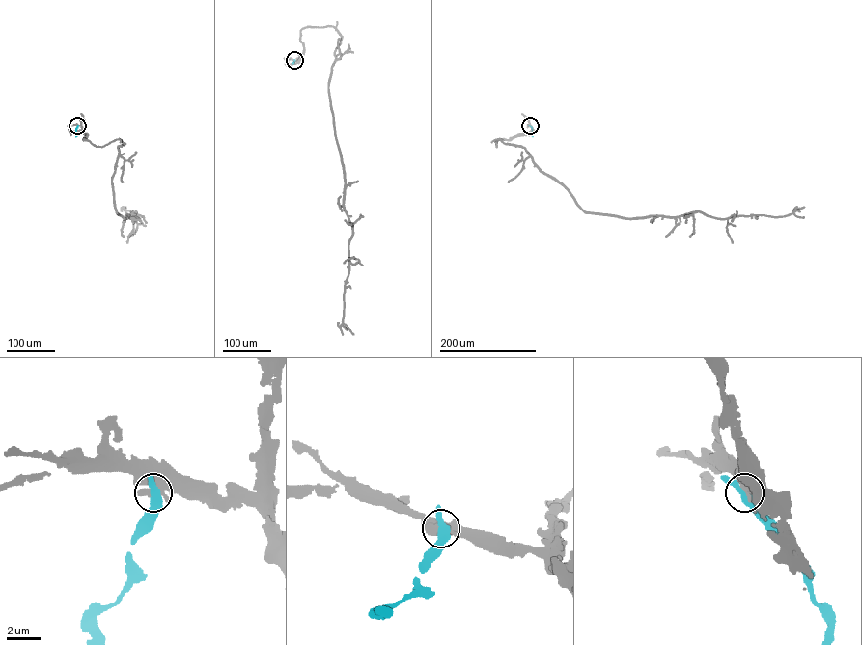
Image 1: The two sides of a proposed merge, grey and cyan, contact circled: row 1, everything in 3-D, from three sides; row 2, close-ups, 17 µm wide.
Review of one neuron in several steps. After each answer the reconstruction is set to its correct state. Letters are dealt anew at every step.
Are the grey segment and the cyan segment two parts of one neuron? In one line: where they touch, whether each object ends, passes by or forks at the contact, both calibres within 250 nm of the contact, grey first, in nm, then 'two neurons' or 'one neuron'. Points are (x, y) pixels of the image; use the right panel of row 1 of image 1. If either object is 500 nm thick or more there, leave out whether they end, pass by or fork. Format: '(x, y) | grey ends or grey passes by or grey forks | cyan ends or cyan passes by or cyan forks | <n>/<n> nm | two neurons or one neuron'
(530, 126) | 750/440 nm | two neurons

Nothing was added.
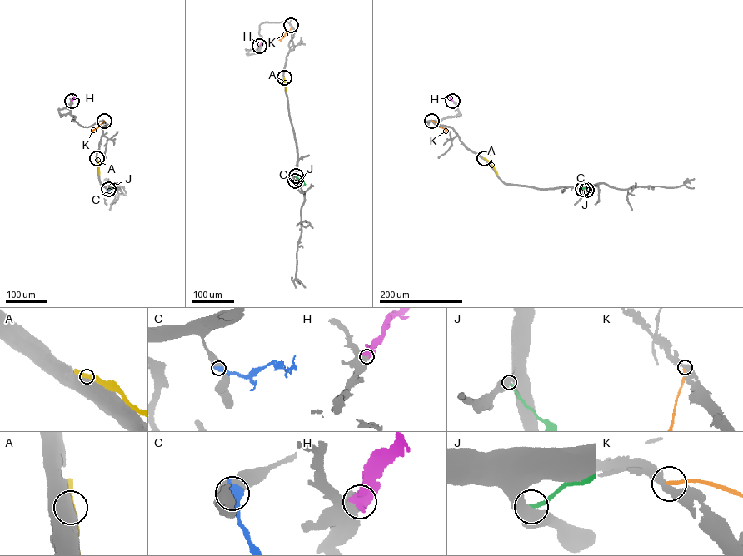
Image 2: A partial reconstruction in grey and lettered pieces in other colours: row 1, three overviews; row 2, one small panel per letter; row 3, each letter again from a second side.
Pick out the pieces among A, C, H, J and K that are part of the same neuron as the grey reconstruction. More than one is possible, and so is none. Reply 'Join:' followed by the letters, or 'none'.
Join: H

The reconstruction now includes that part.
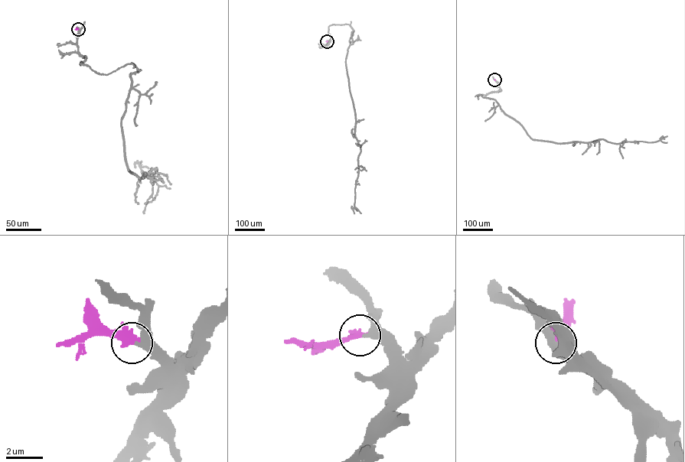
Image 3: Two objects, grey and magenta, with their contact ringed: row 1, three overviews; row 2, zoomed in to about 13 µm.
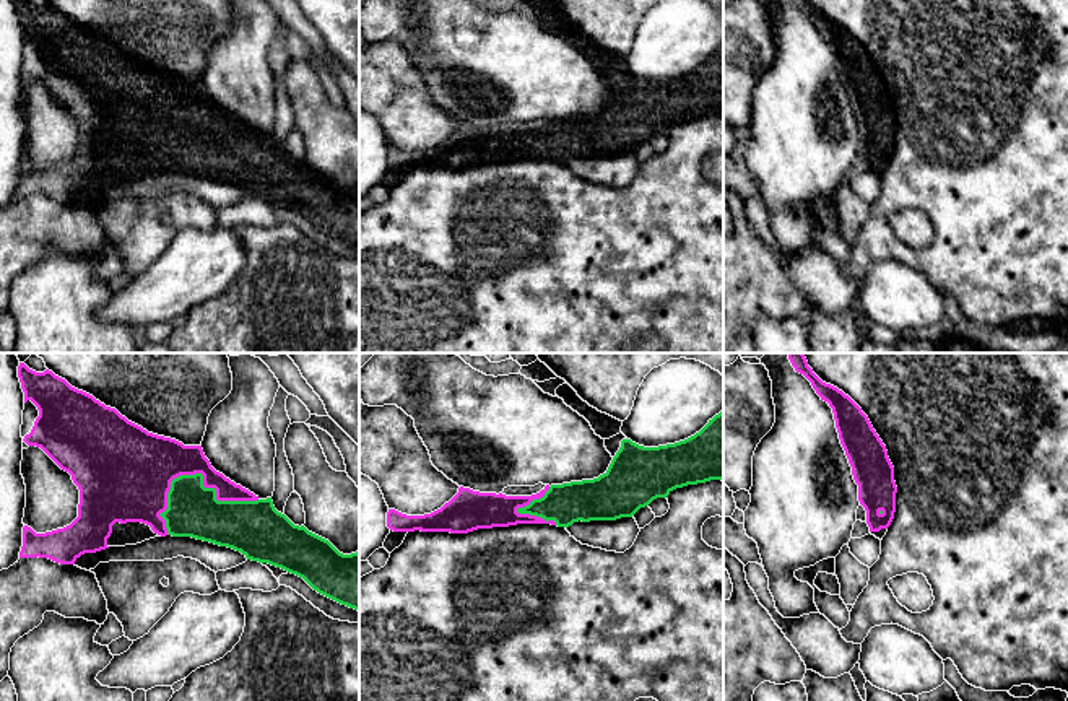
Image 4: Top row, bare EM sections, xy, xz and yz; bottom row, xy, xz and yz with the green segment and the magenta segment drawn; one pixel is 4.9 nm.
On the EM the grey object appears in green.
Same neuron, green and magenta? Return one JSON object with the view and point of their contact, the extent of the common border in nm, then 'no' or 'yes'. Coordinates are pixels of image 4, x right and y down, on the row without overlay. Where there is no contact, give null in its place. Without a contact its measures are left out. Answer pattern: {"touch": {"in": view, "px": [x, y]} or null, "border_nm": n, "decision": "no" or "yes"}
{"touch": {"in": "xy", "px": [202, 113]}, "border_nm": 500, "decision": "yes"}

